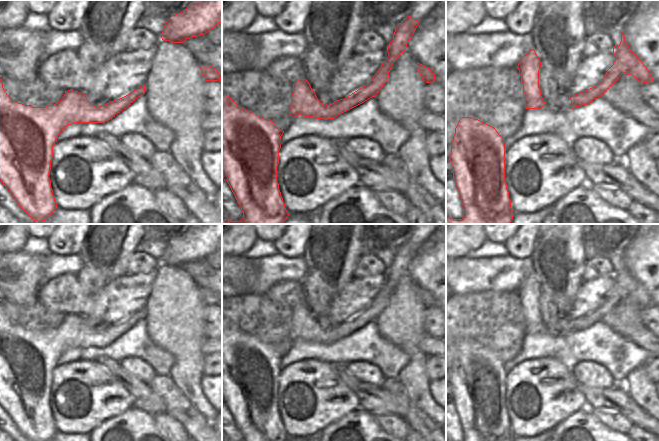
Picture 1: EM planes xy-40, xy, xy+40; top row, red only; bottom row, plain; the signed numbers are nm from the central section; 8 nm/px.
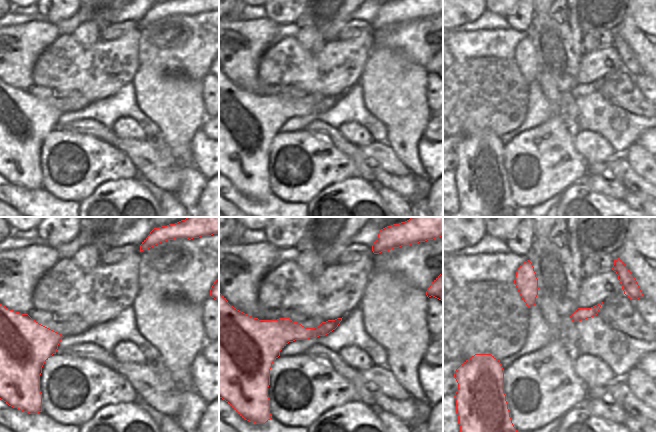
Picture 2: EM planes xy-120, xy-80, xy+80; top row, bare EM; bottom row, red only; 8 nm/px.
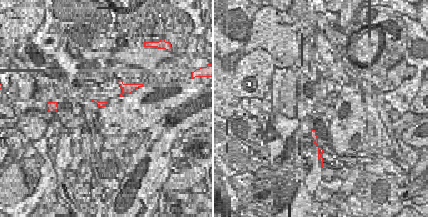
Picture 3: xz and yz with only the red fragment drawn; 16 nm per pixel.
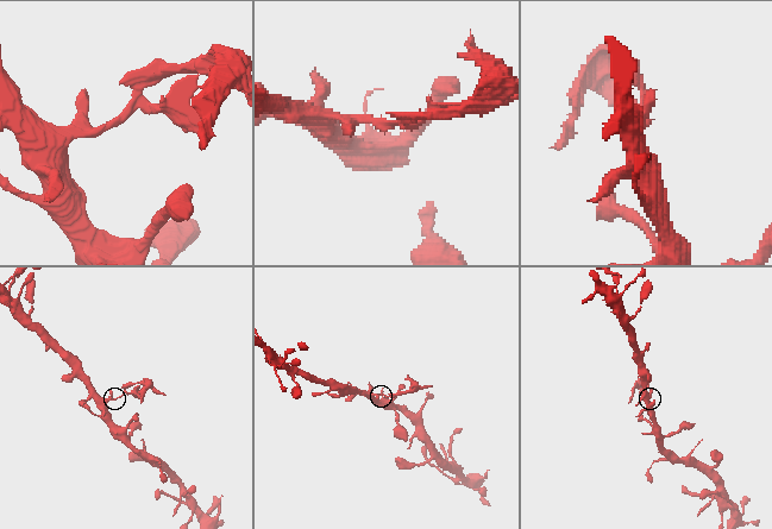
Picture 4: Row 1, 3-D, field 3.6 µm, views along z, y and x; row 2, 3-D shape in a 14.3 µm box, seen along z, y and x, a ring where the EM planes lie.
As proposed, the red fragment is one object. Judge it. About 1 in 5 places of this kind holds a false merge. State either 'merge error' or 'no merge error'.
merge error

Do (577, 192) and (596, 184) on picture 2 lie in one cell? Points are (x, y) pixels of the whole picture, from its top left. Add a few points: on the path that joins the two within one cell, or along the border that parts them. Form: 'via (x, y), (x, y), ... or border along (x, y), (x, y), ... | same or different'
border along (579, 182), (599, 193), (609, 196) | different

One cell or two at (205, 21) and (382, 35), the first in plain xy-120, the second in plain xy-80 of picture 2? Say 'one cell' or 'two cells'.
one cell

